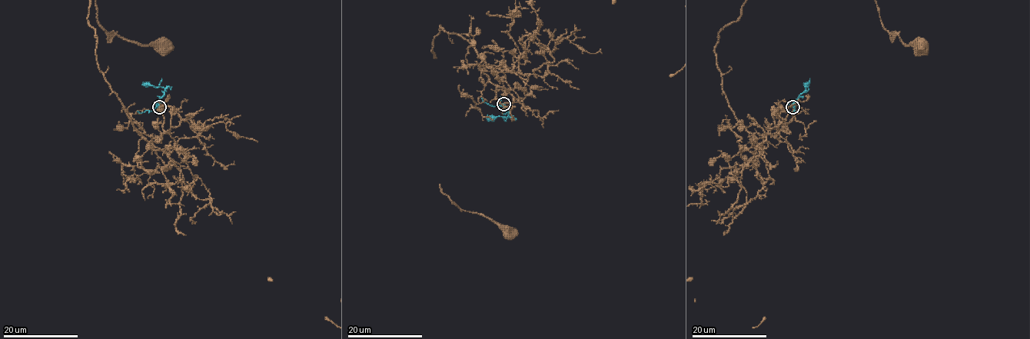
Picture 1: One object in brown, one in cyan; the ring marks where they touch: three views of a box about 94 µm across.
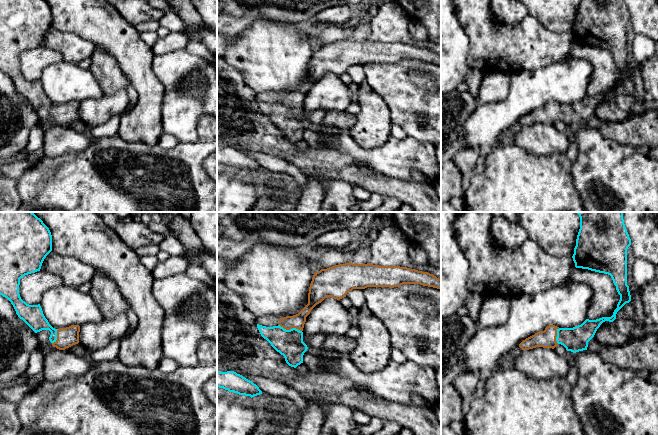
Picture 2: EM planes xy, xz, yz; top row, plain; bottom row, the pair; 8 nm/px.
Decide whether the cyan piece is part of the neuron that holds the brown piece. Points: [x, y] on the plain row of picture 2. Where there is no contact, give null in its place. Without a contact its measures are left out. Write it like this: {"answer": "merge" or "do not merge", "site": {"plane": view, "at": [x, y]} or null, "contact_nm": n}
{"answer": "merge", "site": {"plane": "xz", "at": [290, 104]}, "contact_nm": 190}

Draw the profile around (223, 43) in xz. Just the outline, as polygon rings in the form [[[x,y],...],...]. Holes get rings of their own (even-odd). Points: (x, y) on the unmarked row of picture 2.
[[[217,35],[217,57],[224,58],[228,47],[235,42],[236,38],[226,38],[223,35]]]

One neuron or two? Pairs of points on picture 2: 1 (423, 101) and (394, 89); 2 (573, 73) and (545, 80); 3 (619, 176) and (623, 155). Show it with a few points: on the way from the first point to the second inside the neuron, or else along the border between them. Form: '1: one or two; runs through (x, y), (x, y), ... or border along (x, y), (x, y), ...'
1: one; runs through (416, 101), (407, 101), (401, 95)
2: one; runs through (566, 80), (552, 80)
3: one; runs through (620, 171), (623, 160)

